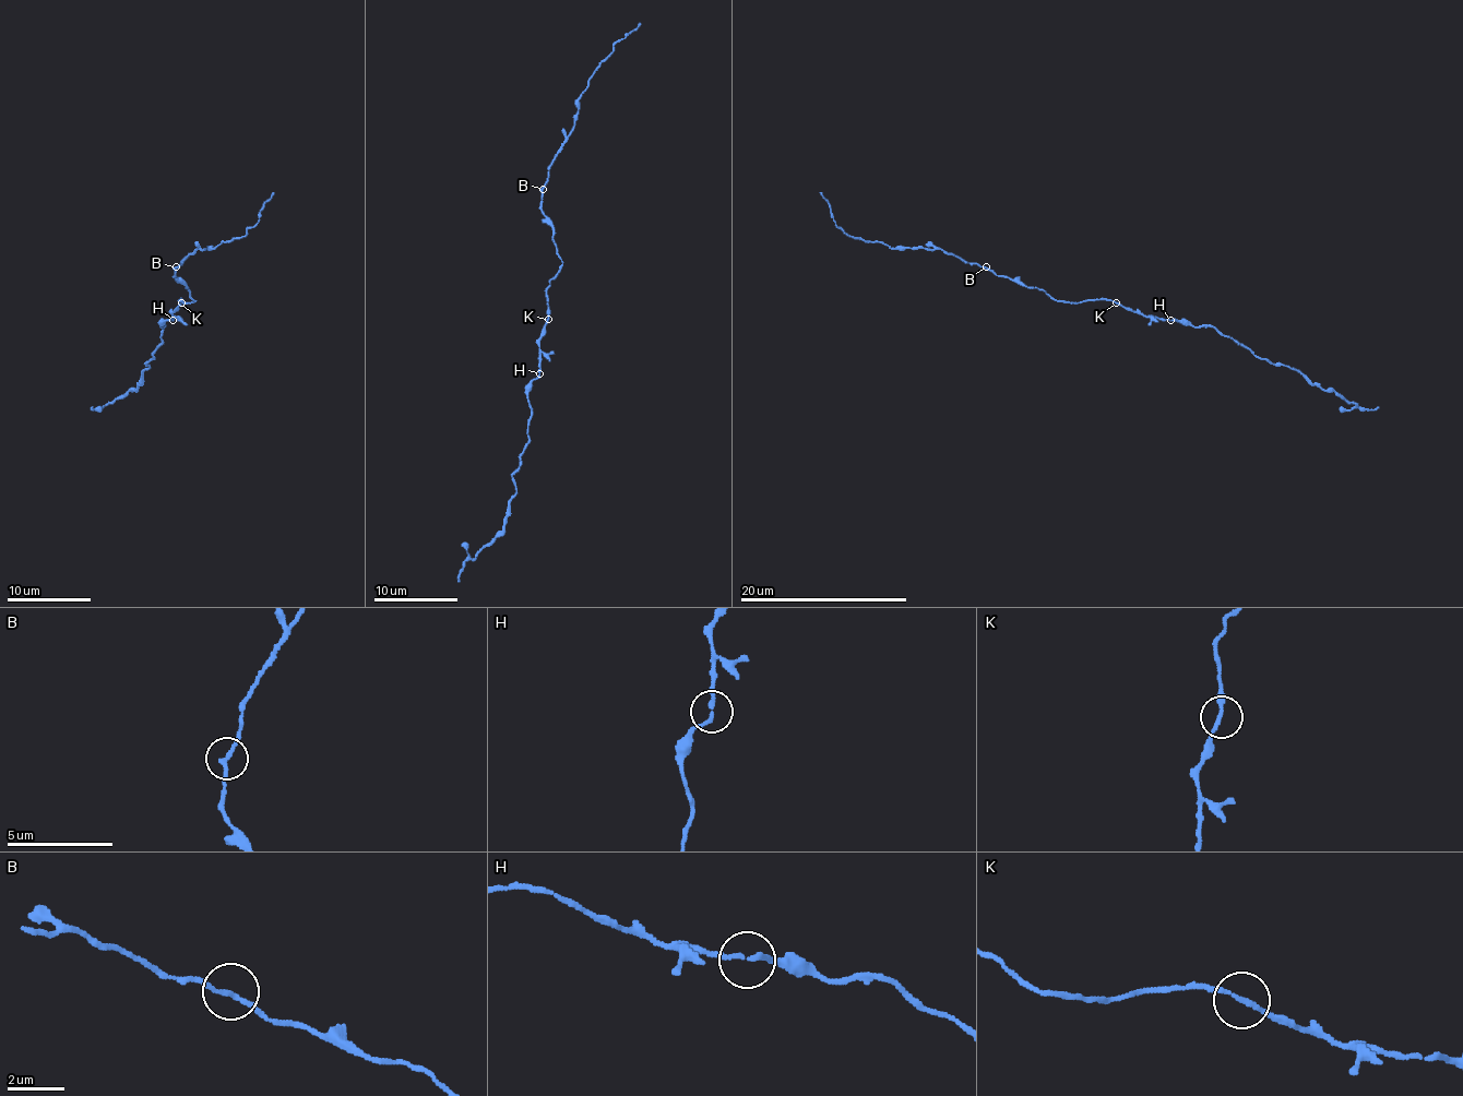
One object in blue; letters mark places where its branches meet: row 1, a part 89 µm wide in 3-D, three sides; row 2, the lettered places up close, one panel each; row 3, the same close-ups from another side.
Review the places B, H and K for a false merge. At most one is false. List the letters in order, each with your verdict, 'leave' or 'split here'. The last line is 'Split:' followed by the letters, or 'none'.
B: leave
H: leave
K: leave
Split: none

